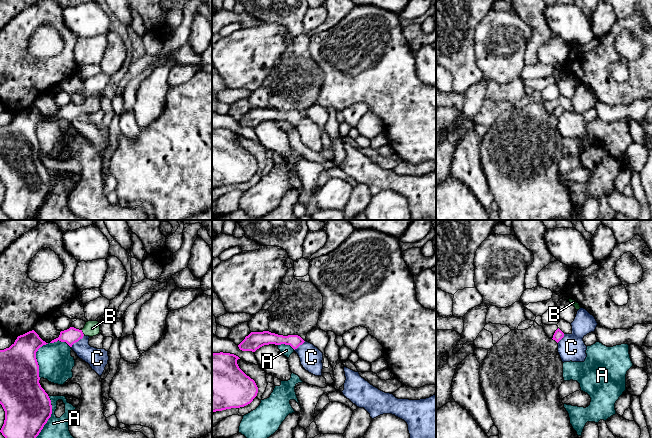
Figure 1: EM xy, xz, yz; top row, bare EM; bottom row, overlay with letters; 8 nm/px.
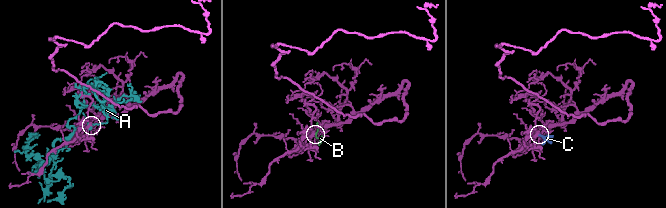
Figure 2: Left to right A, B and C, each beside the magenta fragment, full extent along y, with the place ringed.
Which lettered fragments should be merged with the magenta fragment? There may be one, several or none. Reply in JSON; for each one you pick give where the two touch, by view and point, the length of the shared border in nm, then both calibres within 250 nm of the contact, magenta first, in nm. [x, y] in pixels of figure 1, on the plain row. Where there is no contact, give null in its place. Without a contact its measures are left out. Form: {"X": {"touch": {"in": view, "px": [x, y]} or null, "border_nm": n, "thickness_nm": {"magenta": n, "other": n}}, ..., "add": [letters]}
{"B": {"touch": {"in": "xy", "px": [82, 108]}, "border_nm": 50, "thickness_nm": {"magenta": 130, "other": 130}}, "add": ["B"]}

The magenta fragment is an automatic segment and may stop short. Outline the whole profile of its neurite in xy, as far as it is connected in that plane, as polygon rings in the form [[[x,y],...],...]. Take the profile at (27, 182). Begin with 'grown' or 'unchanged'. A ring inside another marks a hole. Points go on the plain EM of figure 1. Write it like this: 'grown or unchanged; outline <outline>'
unchanged; outline [[[32,106],[18,112],[9,124],[0,126],[0,180],[5,187],[0,208],[10,220],[32,220],[51,193],[51,176],[39,159],[36,135],[36,128],[46,120]]]

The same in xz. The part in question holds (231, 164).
unchanged; outline [[[230,129],[212,130],[212,189],[250,180],[258,163],[238,142],[238,132]]]

